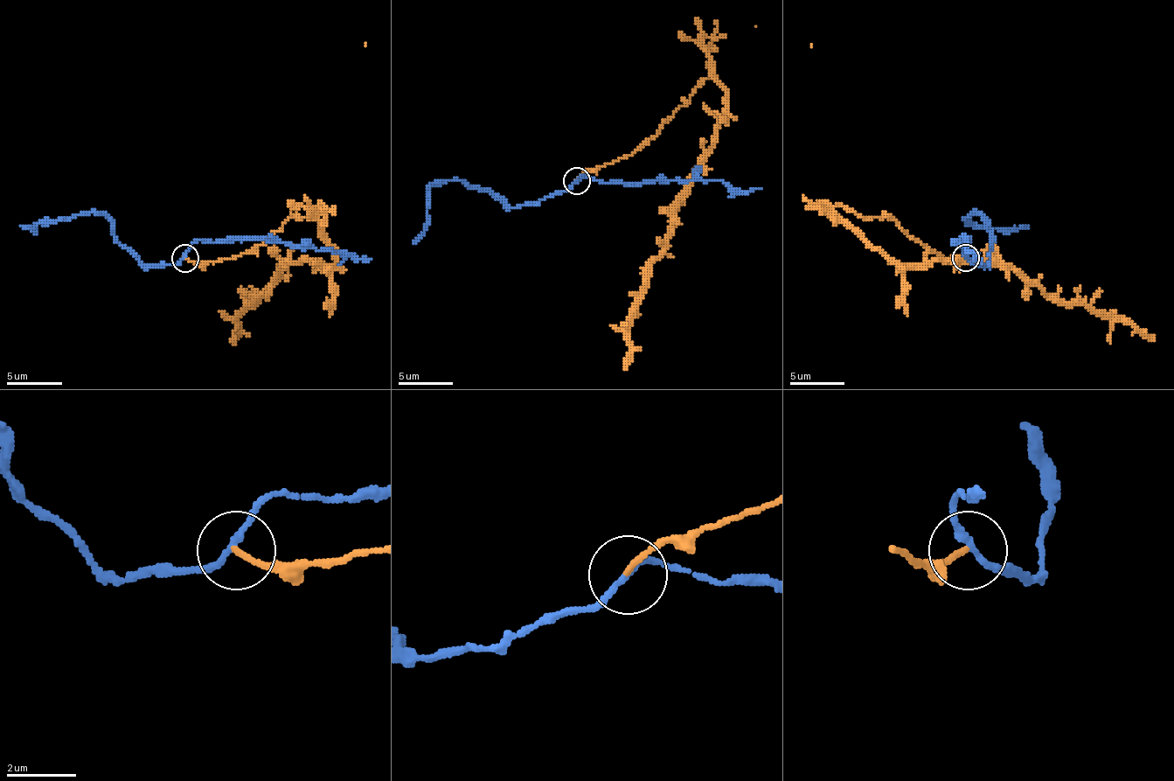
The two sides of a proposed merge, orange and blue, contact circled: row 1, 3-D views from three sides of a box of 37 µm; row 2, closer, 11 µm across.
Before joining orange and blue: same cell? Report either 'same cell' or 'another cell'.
another cell

